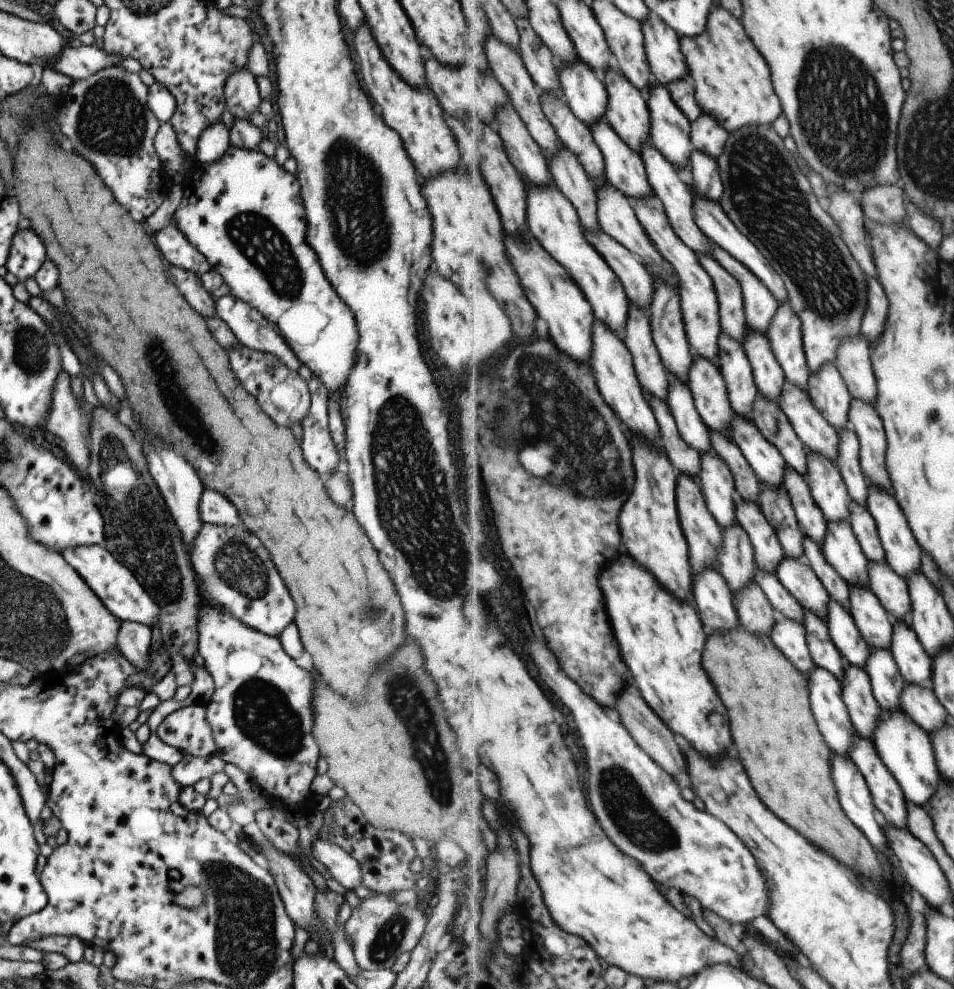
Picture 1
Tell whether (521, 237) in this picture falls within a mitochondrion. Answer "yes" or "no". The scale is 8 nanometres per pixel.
no

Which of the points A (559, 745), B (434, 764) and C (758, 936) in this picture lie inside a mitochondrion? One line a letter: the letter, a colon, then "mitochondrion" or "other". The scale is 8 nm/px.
A: other
B: mitochondrion
C: other

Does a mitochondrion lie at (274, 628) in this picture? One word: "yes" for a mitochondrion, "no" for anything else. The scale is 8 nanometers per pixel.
no

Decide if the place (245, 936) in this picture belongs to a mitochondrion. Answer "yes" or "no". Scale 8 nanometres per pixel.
yes

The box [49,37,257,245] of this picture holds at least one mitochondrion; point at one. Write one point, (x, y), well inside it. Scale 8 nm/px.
(112, 120)

